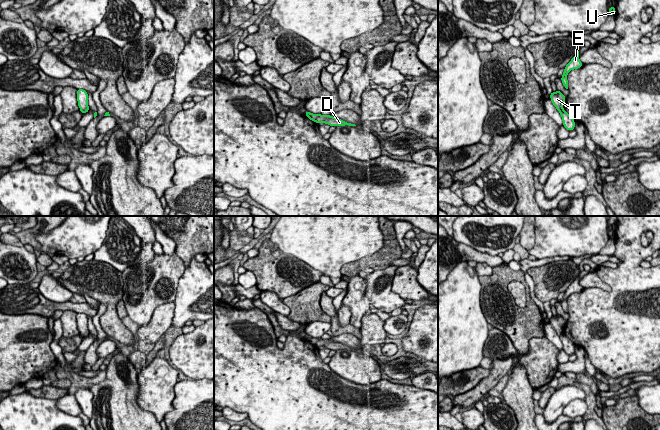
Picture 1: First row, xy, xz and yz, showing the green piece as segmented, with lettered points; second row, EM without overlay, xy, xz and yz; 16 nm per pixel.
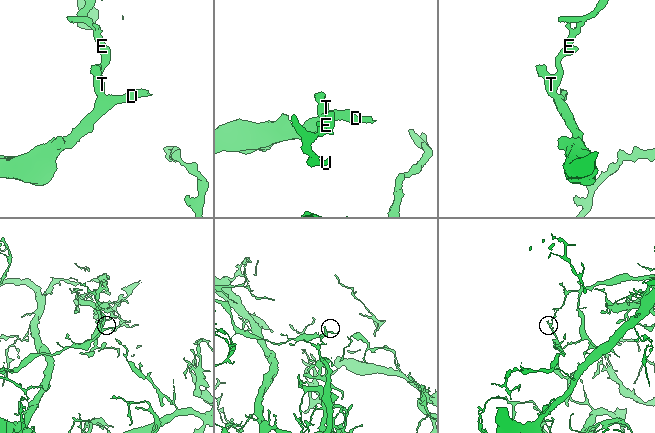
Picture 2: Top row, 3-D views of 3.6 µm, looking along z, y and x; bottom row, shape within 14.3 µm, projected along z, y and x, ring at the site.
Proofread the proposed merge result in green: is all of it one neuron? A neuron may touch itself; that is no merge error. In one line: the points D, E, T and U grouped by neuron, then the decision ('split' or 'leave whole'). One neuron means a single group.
D / E T U; split

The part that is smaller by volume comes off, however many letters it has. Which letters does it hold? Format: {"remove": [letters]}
{"remove": ["D"]}

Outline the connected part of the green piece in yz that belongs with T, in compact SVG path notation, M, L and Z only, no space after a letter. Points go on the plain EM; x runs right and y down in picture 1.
M556 315L550 318L550 323L552 328L556 331L556 333L560 336L563 333L563 328L566 324L565 320L562 316Z

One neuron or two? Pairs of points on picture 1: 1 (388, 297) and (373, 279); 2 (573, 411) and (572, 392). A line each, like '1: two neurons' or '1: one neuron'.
1: one neuron
2: two neurons

